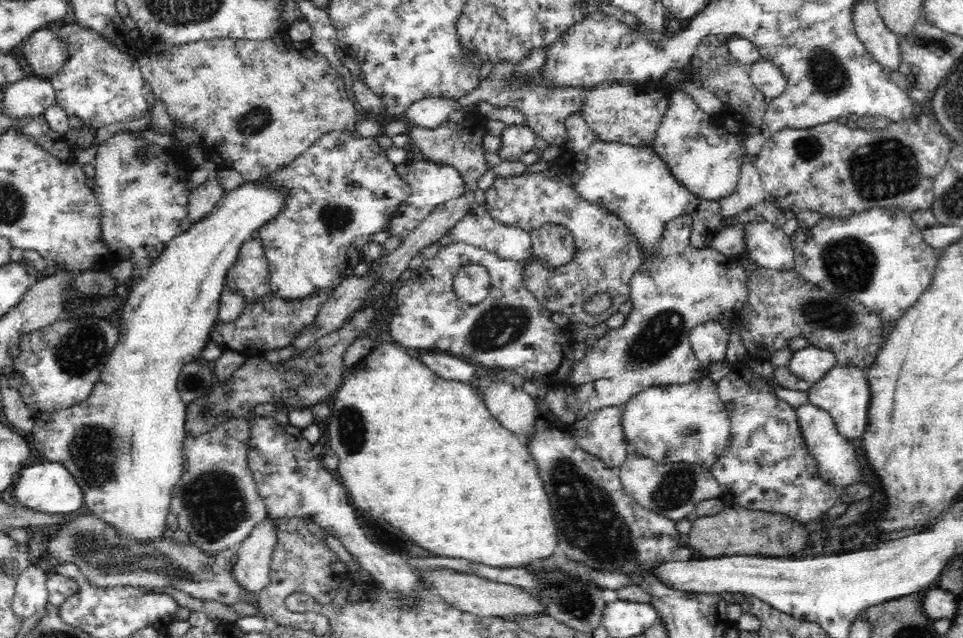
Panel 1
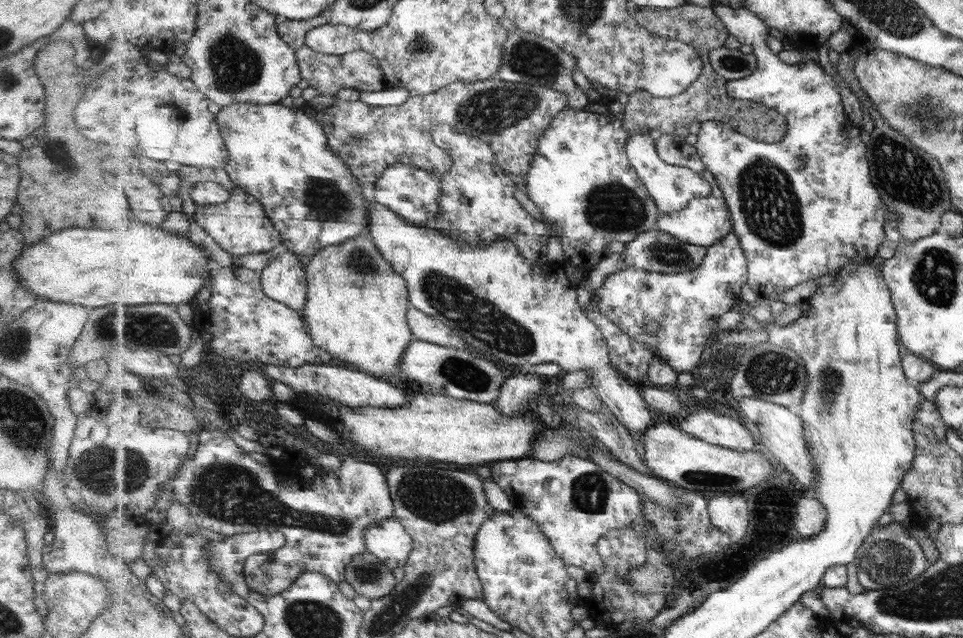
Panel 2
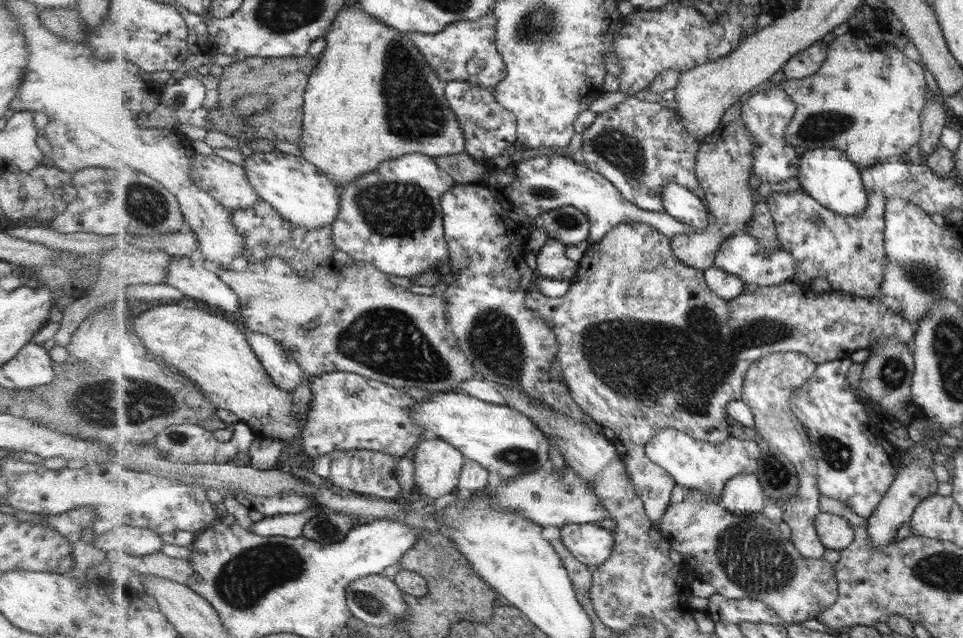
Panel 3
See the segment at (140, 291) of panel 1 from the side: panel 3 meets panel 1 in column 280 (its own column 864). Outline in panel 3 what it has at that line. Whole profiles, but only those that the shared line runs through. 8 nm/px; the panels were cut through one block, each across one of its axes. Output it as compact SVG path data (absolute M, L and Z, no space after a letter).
M835 147L806 149L800 155L800 172L796 177L805 193L835 213L858 215L868 208L868 191L861 176L861 168L844 150Z

